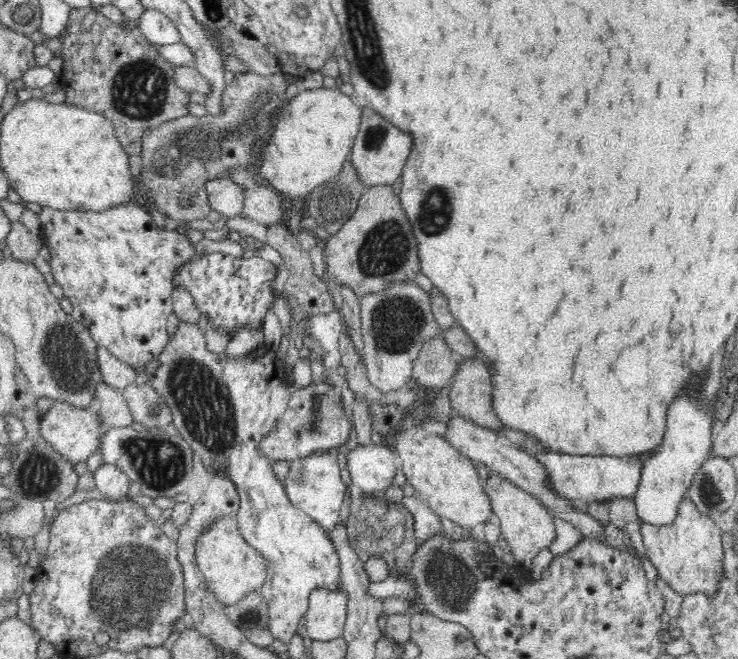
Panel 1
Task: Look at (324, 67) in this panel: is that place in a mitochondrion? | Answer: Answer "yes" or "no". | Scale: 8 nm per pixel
no

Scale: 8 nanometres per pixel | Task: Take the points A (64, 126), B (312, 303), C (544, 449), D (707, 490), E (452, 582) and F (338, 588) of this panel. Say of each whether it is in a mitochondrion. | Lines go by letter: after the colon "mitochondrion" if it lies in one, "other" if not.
A: other
B: other
C: other
D: mitochondrion
E: mitochondrion
F: other

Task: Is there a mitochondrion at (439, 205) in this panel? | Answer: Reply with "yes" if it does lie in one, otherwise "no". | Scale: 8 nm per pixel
yes

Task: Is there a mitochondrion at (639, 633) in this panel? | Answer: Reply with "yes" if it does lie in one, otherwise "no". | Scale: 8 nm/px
no

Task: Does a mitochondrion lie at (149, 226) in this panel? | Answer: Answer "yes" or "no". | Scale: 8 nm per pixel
no

